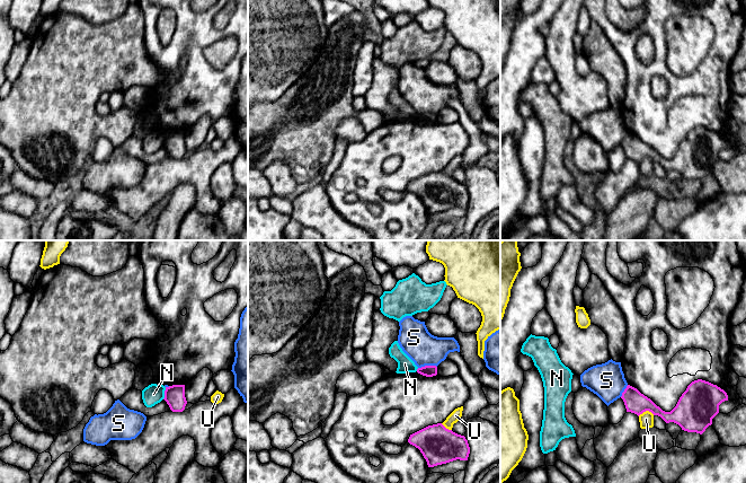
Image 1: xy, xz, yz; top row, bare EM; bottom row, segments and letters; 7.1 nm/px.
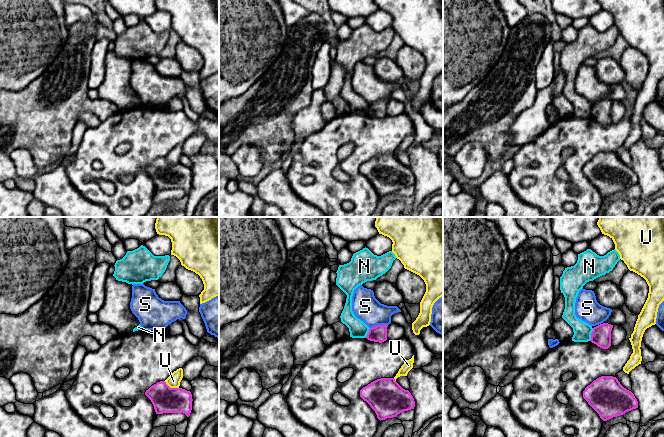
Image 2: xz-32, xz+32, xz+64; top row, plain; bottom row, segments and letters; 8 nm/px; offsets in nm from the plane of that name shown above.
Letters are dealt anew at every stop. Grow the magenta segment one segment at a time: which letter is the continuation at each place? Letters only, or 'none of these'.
none of these

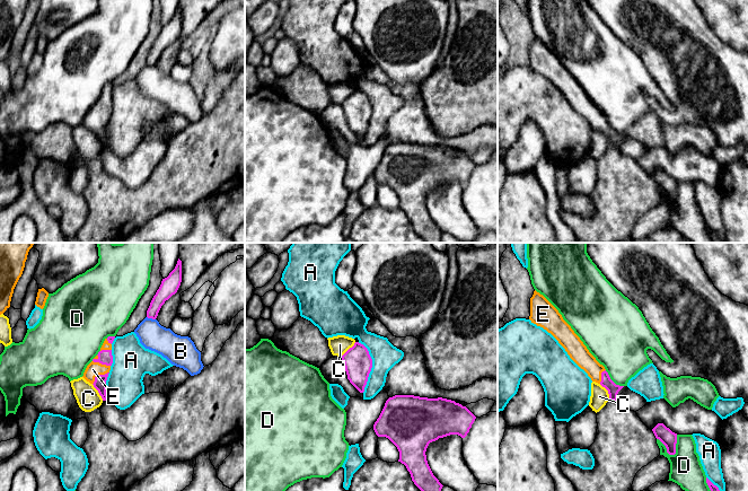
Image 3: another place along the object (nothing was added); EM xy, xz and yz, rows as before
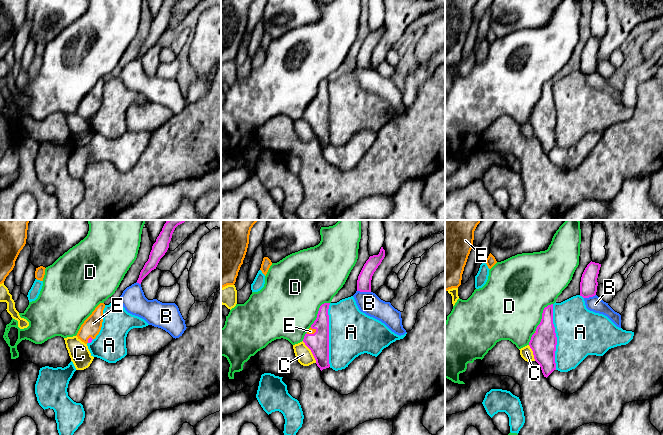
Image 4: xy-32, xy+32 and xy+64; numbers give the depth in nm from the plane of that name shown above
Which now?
E

